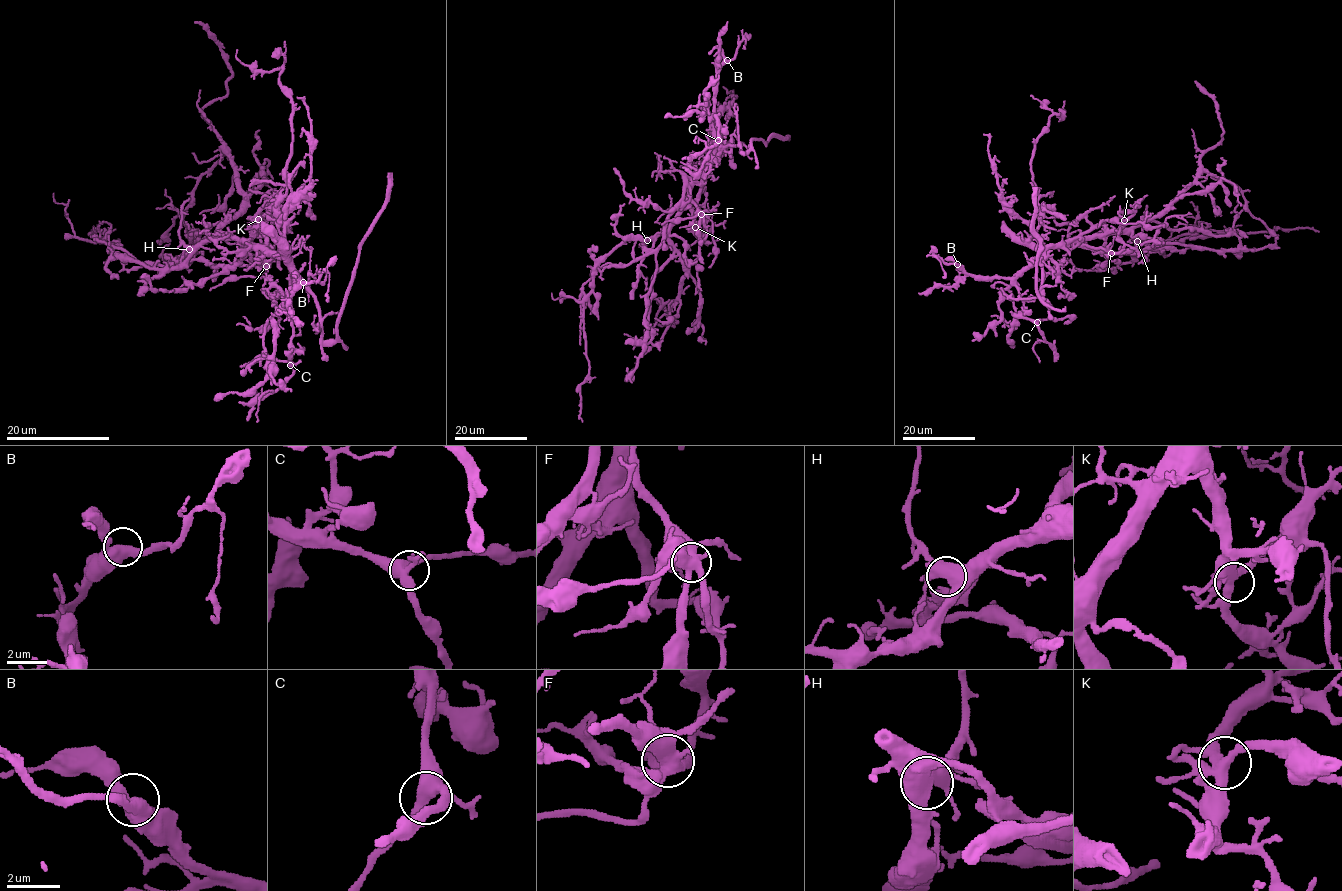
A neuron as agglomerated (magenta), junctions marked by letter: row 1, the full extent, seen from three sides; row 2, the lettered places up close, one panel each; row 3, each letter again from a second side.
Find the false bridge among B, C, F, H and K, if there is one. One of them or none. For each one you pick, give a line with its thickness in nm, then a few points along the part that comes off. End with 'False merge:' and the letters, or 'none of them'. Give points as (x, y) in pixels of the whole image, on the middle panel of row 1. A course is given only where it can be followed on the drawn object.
F: 500 nm thick; foreign part runs (701, 214), (687, 186), (668, 220), (665, 238), (654, 250), (627, 264), (605, 263), (584, 284), (580, 345)
False merge: F

